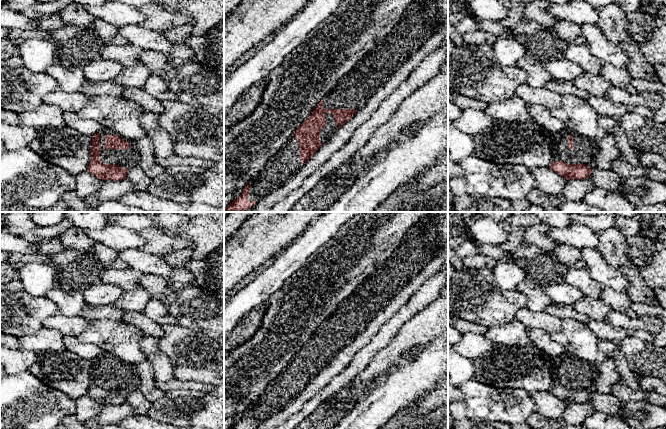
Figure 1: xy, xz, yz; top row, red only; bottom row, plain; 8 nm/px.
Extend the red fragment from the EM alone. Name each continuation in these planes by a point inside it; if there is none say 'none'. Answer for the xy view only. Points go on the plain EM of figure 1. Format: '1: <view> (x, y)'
1: xy (126, 382)

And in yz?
1: yz (584, 376)

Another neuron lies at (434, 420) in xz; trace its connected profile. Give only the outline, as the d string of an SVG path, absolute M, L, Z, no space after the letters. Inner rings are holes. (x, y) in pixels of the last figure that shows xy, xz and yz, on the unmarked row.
M420 396L395 414L380 429L448 429L448 405L435 409L424 416L414 416L412 412L417 403L424 399Z

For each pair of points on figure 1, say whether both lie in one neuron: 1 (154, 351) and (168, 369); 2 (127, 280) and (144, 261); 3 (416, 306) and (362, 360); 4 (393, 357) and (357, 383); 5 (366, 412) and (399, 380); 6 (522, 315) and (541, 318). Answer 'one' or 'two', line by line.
1: one
2: two
3: one
4: one
5: one
6: one

